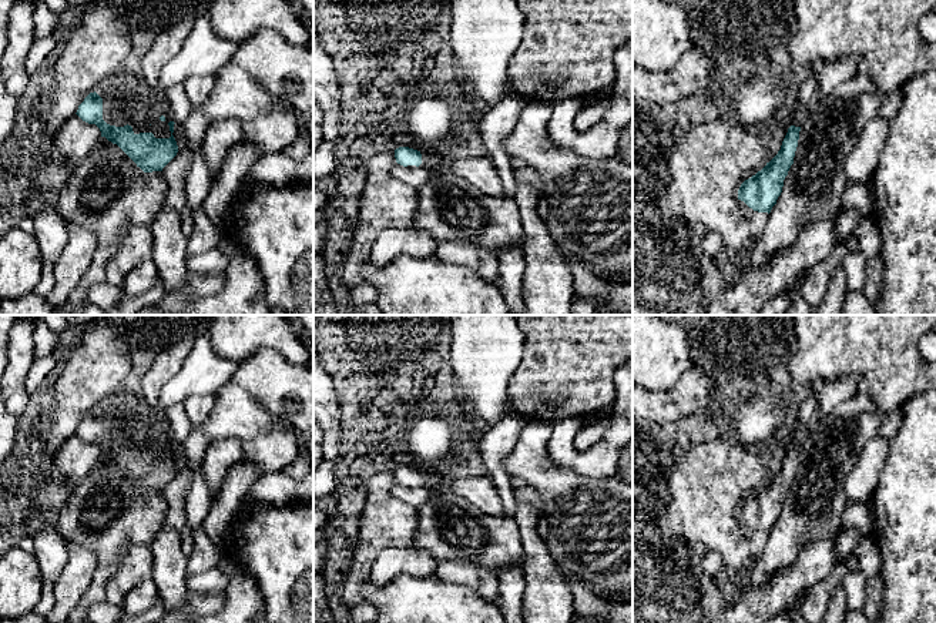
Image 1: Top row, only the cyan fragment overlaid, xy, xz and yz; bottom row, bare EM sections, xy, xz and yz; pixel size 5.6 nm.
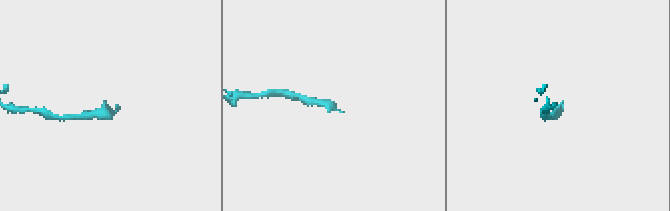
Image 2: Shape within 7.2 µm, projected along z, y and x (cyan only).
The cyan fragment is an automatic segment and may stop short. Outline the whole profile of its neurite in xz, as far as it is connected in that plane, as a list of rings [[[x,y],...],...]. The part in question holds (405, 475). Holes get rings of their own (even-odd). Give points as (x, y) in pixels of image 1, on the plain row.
[[[409,466],[395,469],[396,482],[409,488],[443,489],[447,488],[489,516],[504,518],[504,508],[499,490],[489,476],[446,480],[435,473],[417,470]]]

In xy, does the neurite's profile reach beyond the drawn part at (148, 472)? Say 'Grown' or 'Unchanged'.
Grown

